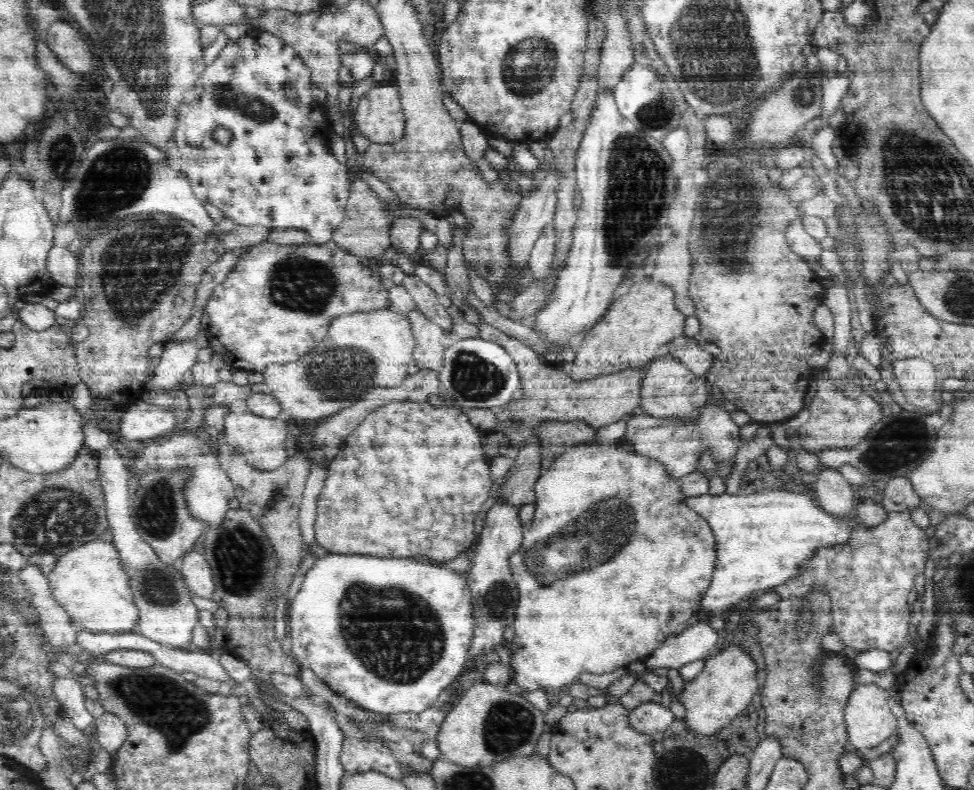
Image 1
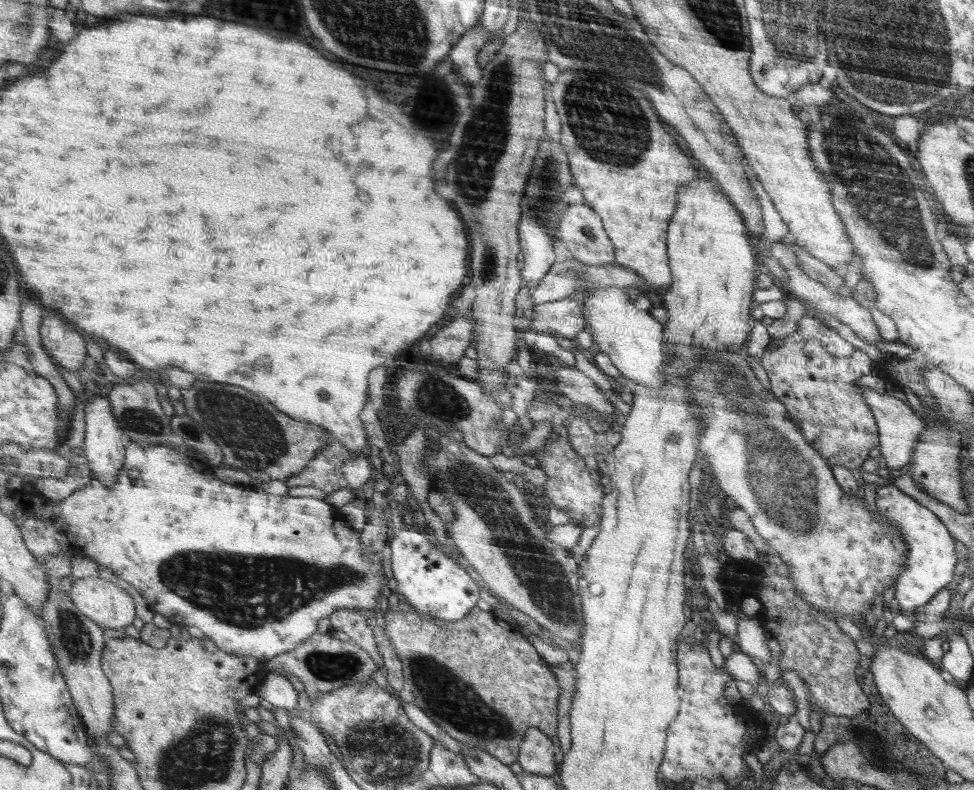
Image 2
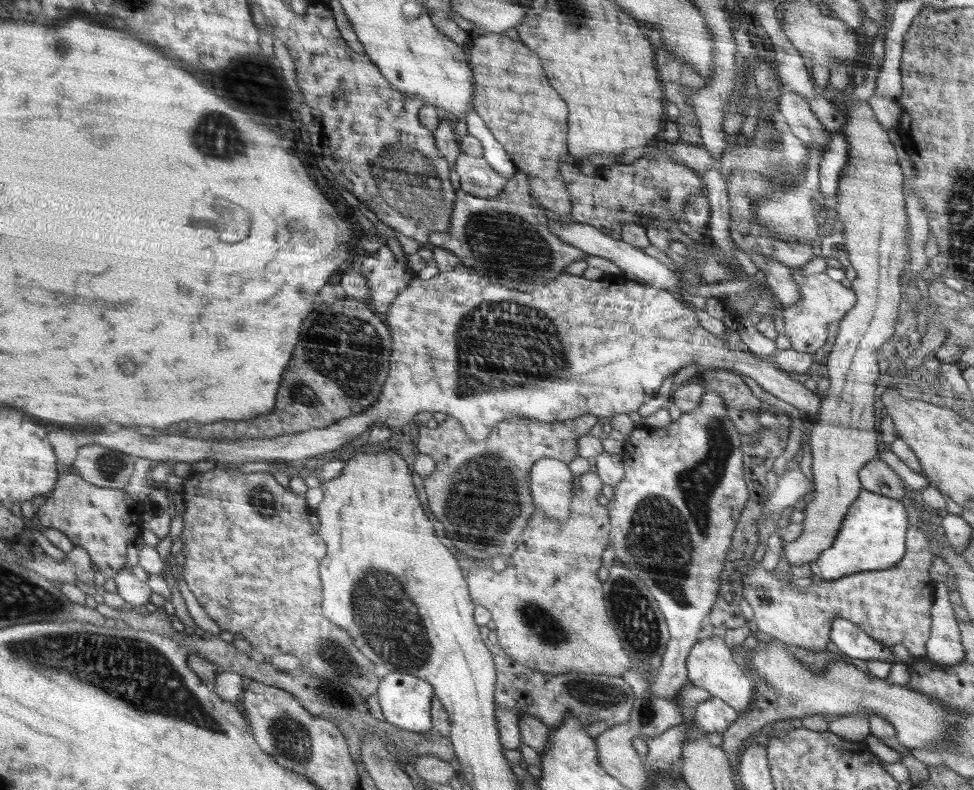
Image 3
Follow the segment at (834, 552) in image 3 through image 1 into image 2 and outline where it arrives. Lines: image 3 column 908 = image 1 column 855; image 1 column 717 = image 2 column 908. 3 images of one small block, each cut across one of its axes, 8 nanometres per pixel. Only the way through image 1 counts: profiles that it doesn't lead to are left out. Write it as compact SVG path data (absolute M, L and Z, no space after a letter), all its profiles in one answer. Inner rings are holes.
M893 484L879 487L876 507L878 512L897 525L909 545L909 557L904 572L898 577L895 598L898 600L901 613L913 617L914 608L928 604L942 588L946 588L952 582L956 566L954 538L934 512L924 508L913 497L904 494Z

